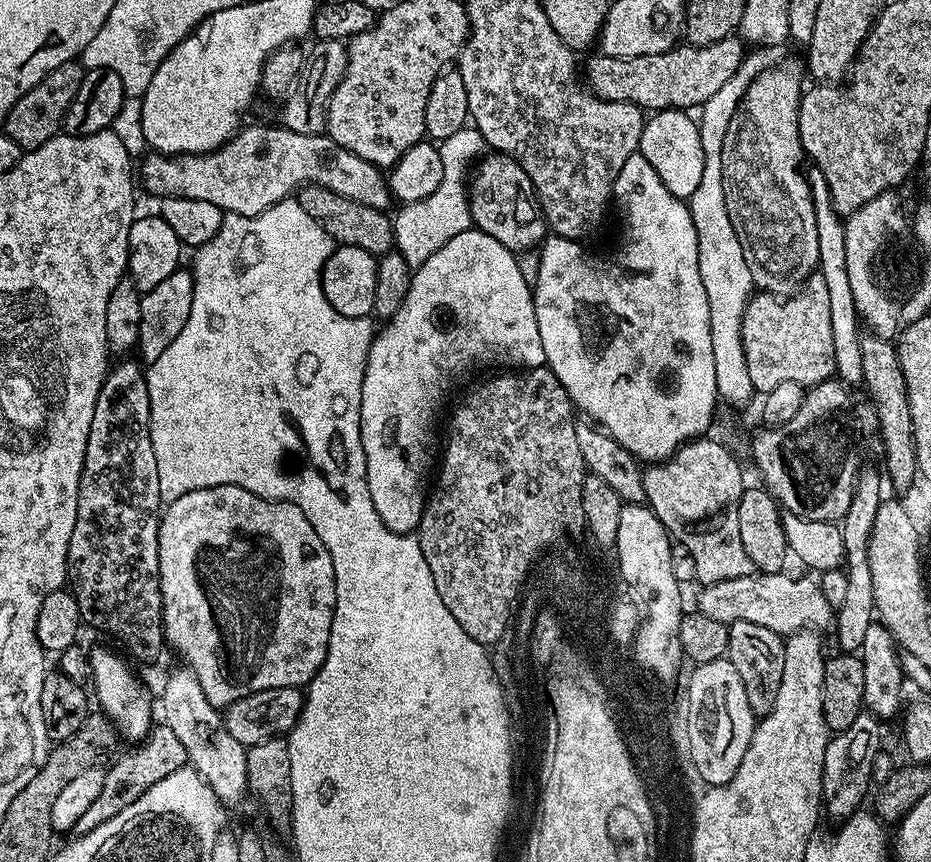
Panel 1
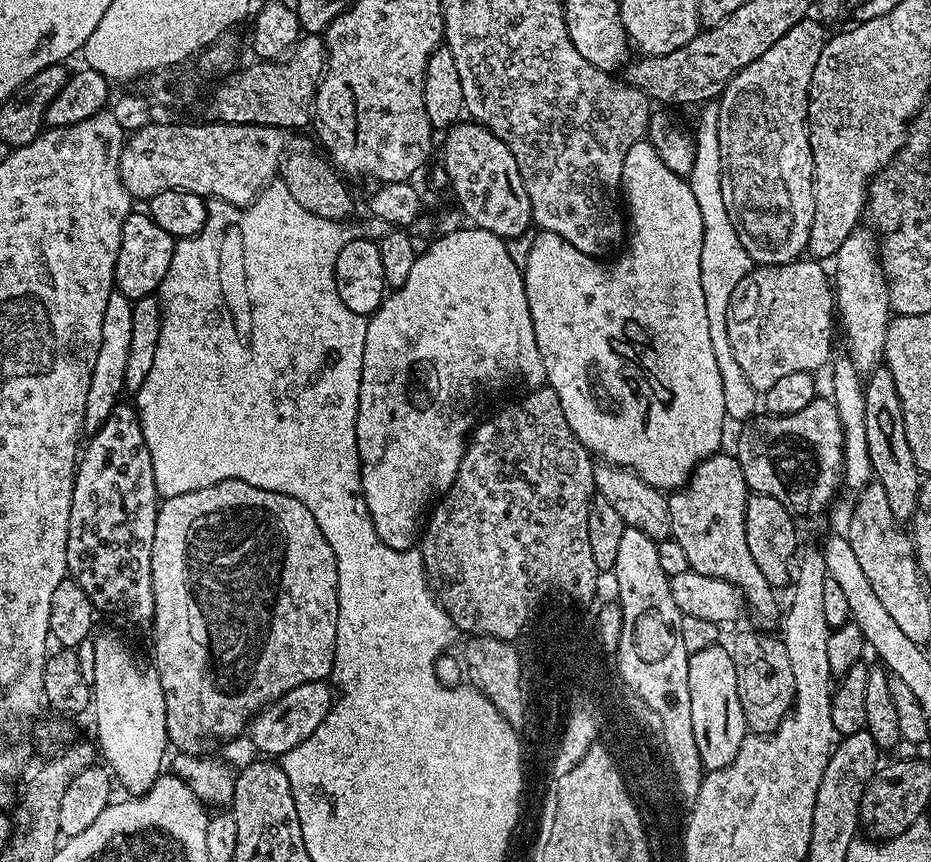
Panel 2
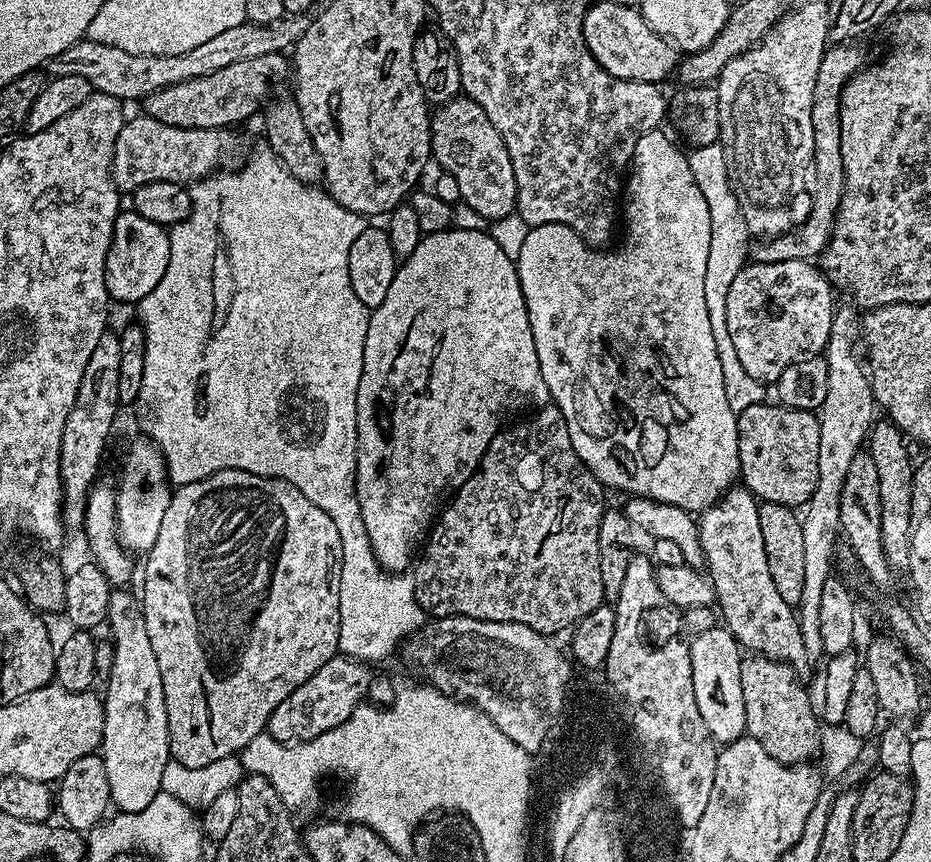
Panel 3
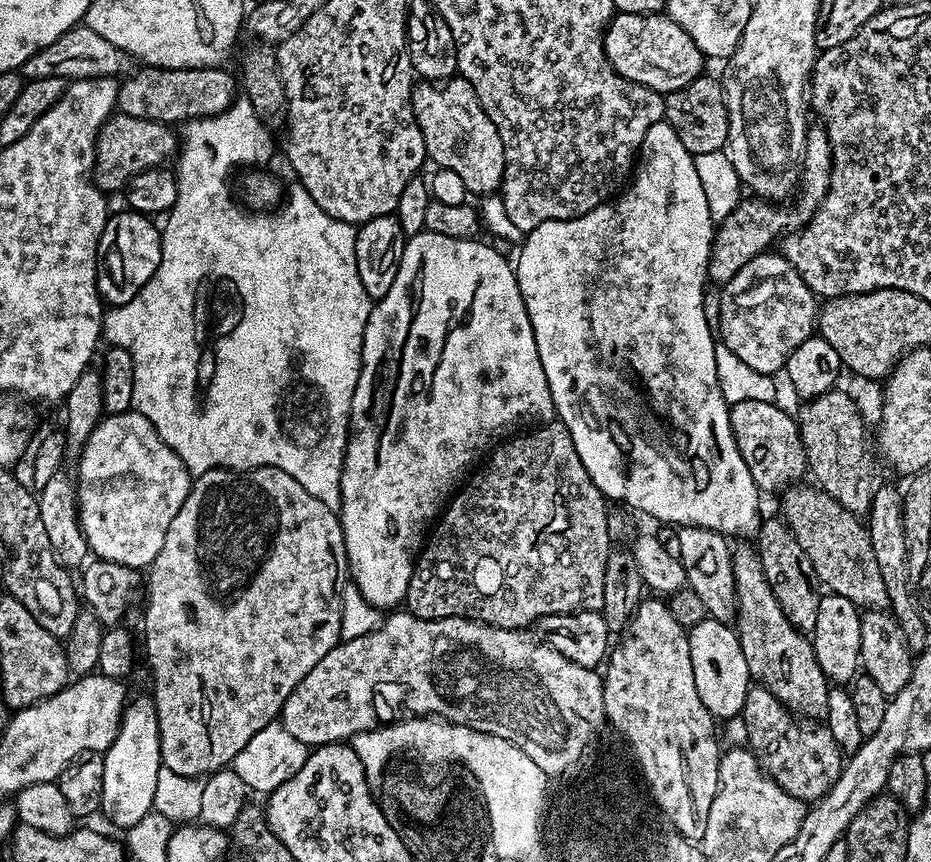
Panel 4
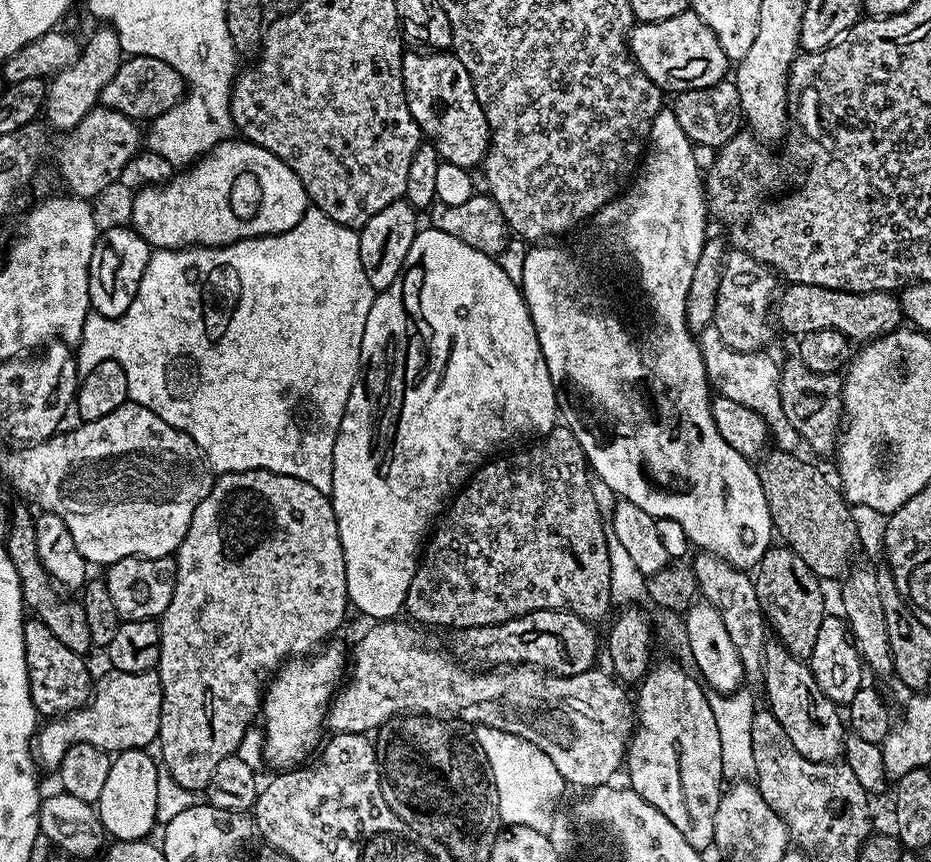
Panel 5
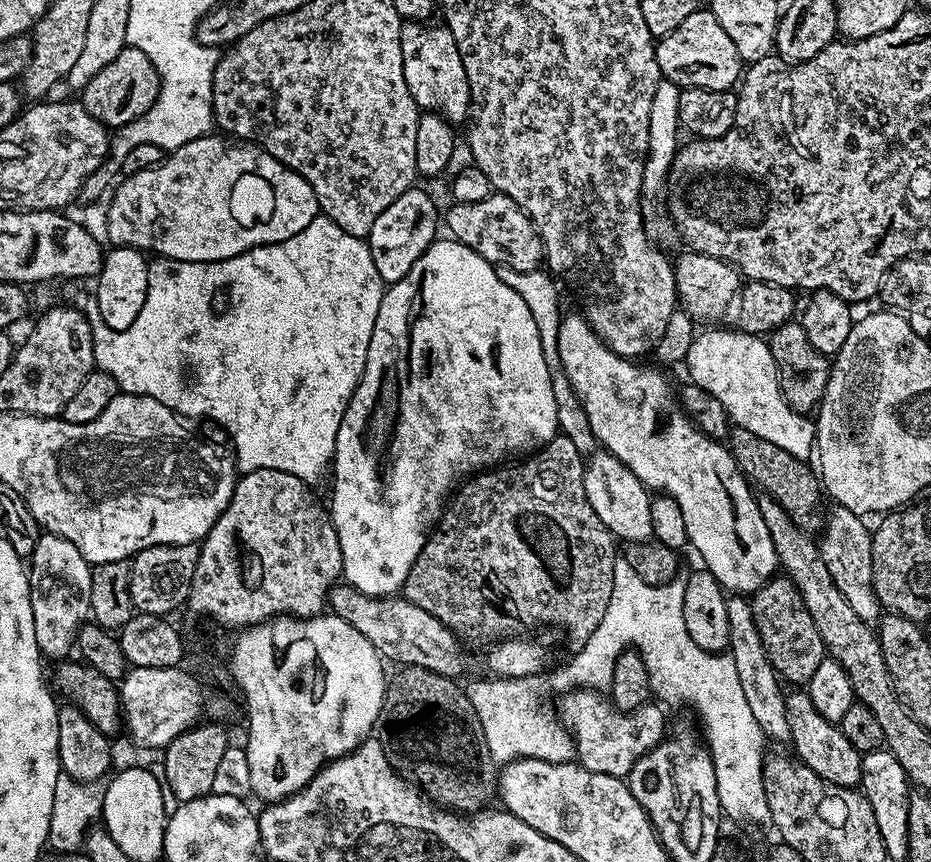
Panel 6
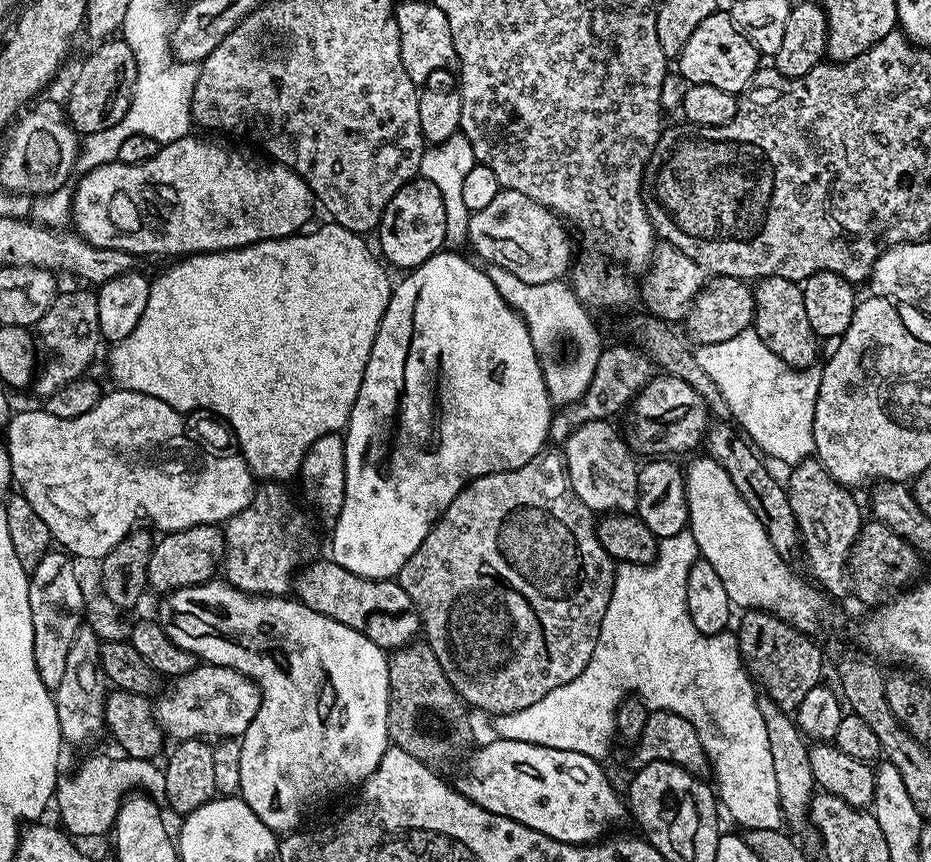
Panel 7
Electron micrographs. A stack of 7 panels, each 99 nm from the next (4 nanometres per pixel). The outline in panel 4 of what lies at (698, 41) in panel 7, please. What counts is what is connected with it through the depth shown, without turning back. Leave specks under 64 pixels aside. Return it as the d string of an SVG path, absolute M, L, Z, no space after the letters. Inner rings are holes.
M616 12L608 24L608 29L604 32L604 49L619 76L661 94L682 90L682 86L690 86L690 82L694 82L705 71L704 53L698 50L698 46L694 44L694 38L690 38L690 34L686 34L686 30L682 30L682 26L678 26L678 22L671 20L667 14L647 16Z

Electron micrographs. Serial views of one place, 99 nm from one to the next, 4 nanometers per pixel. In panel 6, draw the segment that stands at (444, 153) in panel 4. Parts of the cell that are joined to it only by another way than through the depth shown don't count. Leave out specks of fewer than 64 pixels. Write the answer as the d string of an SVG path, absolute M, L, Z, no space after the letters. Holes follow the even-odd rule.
M409 20L400 25L400 45L406 90L410 90L416 107L424 112L440 113L453 126L463 125L470 116L472 95L466 66L462 66L462 54L458 54L452 31L447 26L439 28L436 22Z

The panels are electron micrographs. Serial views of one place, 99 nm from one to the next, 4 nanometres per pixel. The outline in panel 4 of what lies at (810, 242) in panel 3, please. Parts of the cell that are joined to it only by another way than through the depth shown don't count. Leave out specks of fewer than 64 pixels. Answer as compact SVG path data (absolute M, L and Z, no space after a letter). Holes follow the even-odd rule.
M816 122L809 127L808 137L804 143L804 163L800 170L798 195L795 197L796 208L783 212L780 209L783 207L766 206L765 201L760 198L741 199L740 205L715 229L712 259L708 261L709 281L717 286L728 284L730 278L734 278L734 274L738 274L738 270L742 270L742 266L750 262L750 258L769 251L776 239L777 243L785 234L803 228L823 204L831 177L832 147L828 141L828 129L823 123Z

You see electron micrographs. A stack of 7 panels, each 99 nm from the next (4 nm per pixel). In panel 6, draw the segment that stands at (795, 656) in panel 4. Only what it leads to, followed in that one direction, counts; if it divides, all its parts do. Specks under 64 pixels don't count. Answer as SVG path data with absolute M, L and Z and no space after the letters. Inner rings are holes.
M792 690L787 693L786 718L790 718L790 746L796 750L795 759L799 760L803 767L814 770L818 778L834 782L843 788L856 788L859 785L862 778L862 753L850 746L839 724L830 723L818 710L814 710L814 702L810 702L807 691Z

